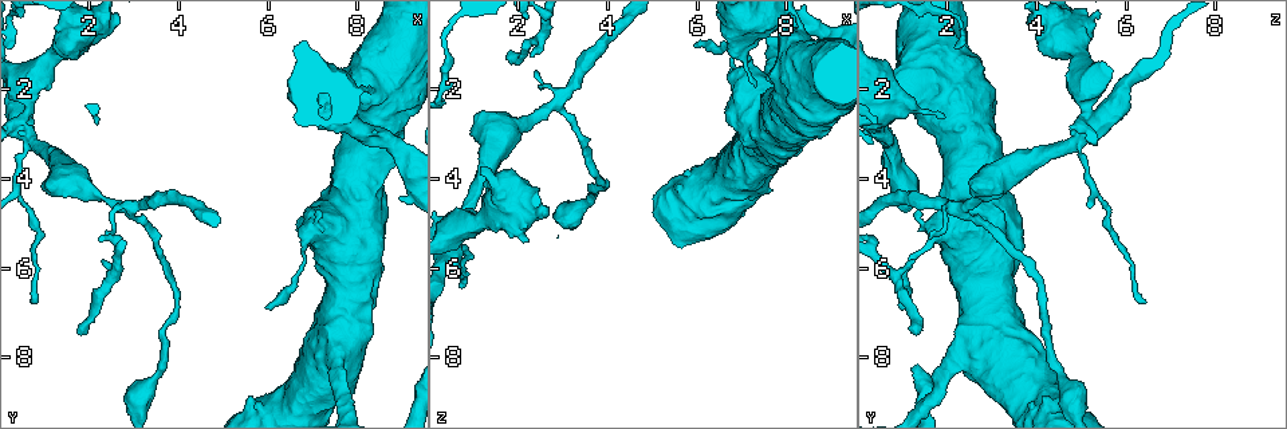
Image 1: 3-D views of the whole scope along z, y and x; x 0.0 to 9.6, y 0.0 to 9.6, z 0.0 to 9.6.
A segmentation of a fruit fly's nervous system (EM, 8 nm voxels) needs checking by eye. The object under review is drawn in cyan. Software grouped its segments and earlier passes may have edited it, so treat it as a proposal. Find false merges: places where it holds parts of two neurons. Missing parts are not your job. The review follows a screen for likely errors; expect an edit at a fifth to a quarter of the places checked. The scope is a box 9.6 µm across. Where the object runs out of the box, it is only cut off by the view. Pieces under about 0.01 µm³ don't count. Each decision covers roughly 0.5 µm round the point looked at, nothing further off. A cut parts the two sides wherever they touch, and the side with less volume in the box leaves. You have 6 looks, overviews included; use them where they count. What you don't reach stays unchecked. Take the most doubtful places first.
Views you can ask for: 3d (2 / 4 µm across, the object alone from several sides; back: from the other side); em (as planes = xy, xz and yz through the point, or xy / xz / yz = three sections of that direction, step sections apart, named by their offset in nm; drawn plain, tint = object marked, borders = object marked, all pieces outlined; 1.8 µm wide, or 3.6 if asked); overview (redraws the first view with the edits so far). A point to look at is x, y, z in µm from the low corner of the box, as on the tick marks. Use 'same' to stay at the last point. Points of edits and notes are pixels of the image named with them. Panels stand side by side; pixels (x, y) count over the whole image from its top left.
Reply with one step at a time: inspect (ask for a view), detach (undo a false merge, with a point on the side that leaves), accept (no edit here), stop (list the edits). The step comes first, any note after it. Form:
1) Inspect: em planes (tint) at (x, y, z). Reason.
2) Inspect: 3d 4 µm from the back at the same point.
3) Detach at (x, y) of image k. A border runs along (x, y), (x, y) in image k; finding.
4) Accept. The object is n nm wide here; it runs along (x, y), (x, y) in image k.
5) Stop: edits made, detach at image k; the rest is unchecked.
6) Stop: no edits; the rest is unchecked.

Inspect: 3d 4 µm at (7.05, 2.45, 1.10). Calibre changes.

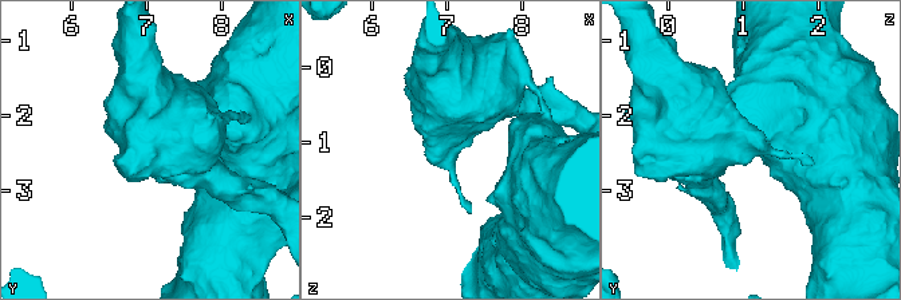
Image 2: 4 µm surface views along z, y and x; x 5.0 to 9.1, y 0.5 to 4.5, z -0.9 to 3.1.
Inspect: em 3.6 µm yz step 4 (tint) at (7.05, 2.50, 1.00). Now the EM.

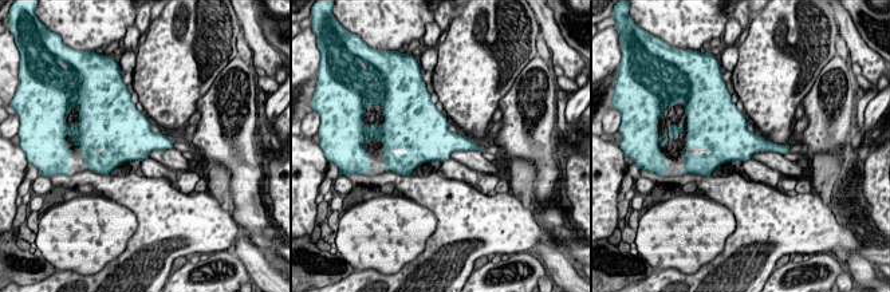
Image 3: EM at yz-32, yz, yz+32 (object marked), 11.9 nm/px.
Inspect: em 3.6 µm planes (tint) at the same point. Another direction.

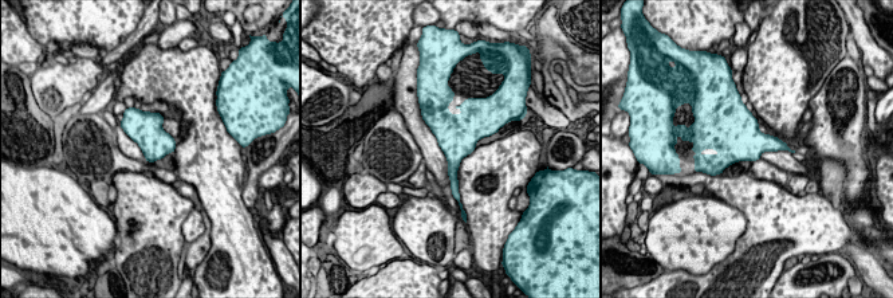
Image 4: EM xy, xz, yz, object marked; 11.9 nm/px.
Accept. All the same neuron.

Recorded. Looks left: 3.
Inspect: 3d 4 µm at (3.45, 8.45, 4.65). Calibre changes.

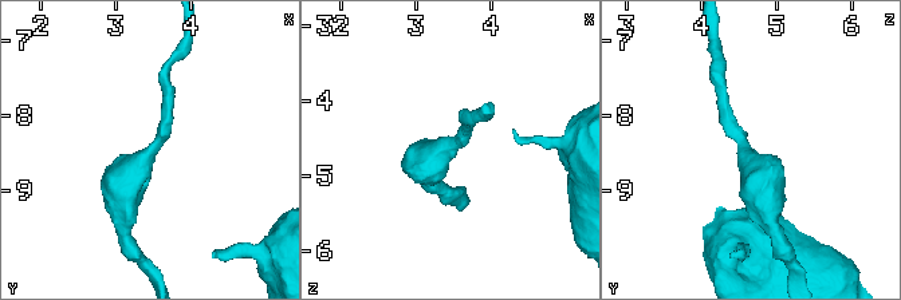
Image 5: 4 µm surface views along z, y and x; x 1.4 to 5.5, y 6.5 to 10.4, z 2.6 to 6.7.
Inspect: em xz step 16 (tint) at (3.45, 8.40, 4.60). Now the EM.

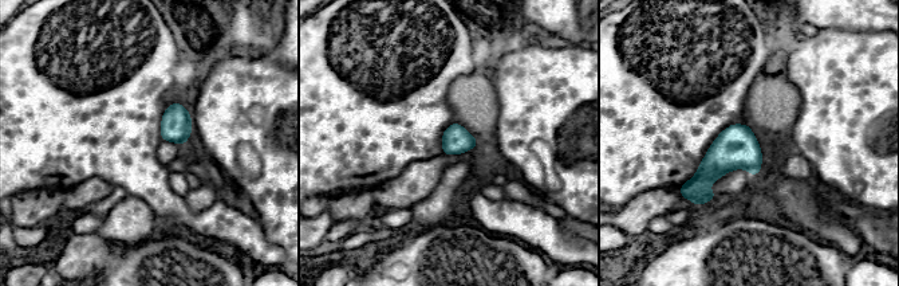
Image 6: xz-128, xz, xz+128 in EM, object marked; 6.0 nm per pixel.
Inspect: em planes (borders) at the same point.

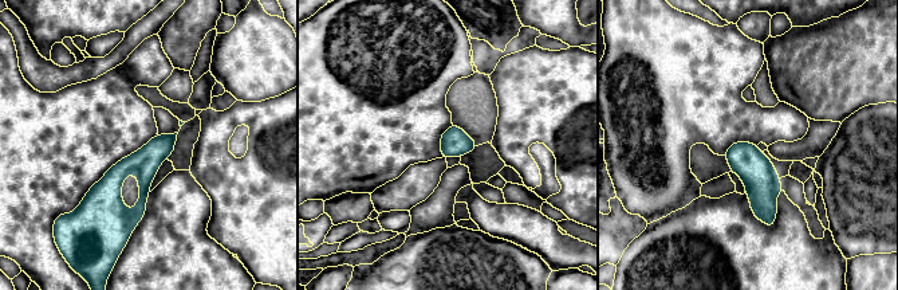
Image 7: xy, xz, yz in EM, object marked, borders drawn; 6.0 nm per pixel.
Accept. All the same neuron.

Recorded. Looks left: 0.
Stop: no edits; the rest is unchecked.

